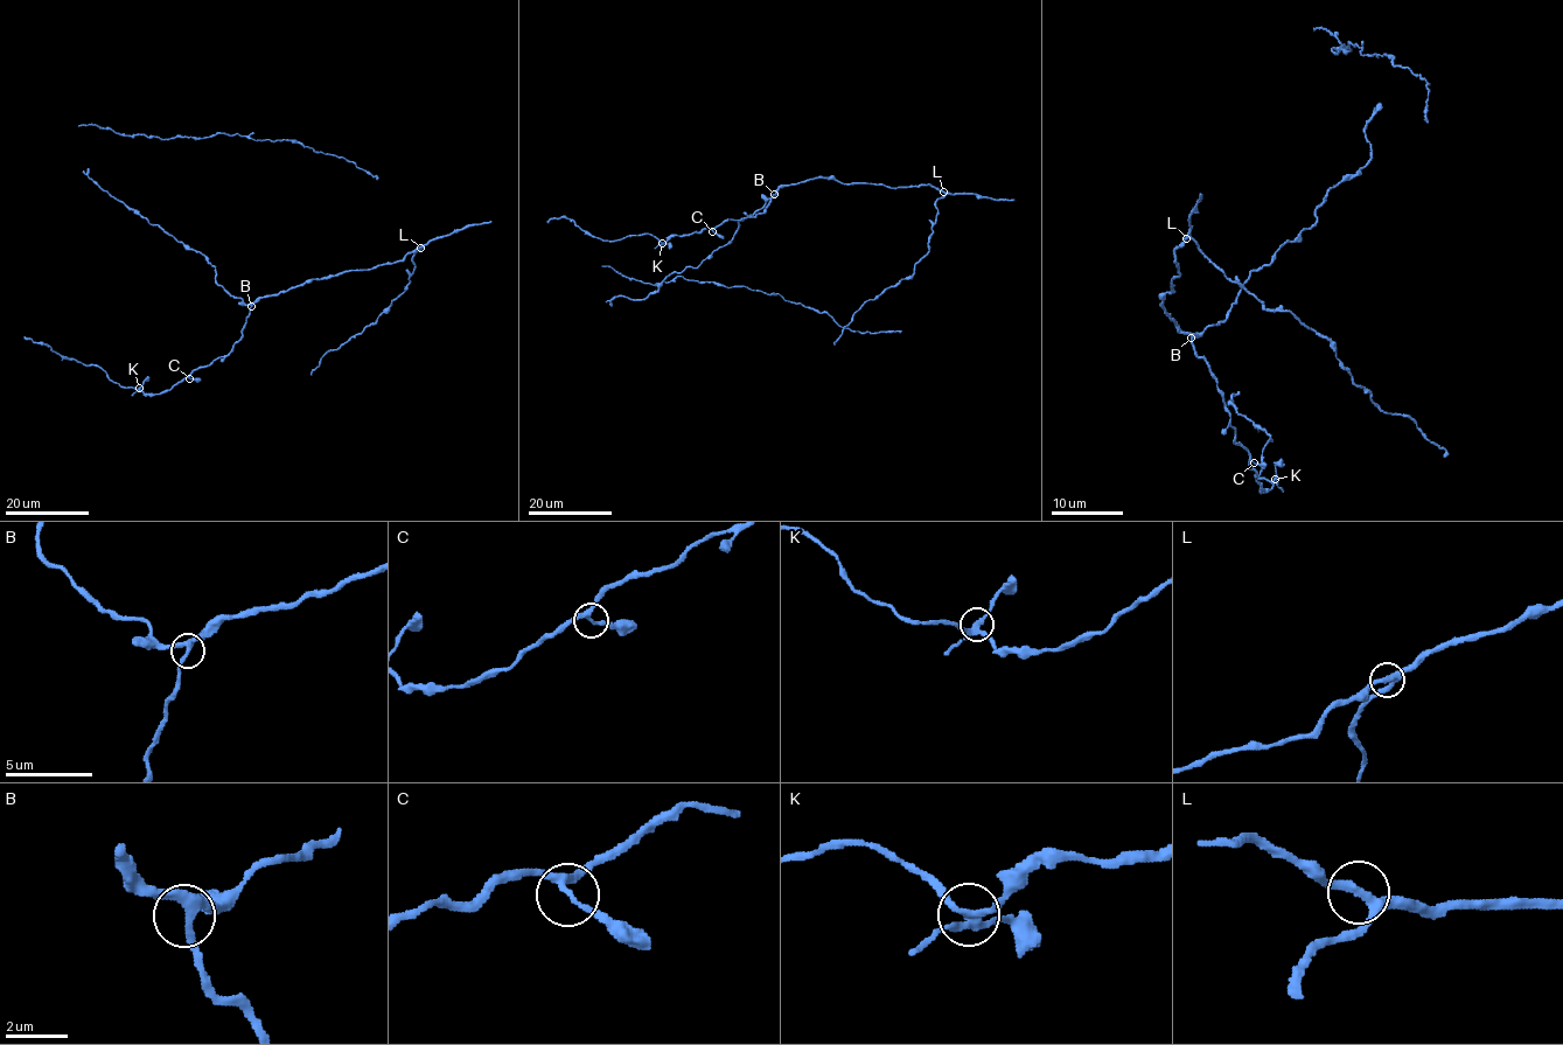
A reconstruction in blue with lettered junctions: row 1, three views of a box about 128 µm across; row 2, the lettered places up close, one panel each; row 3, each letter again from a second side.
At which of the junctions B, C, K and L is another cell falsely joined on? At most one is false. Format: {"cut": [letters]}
{"cut": ["K"]}

